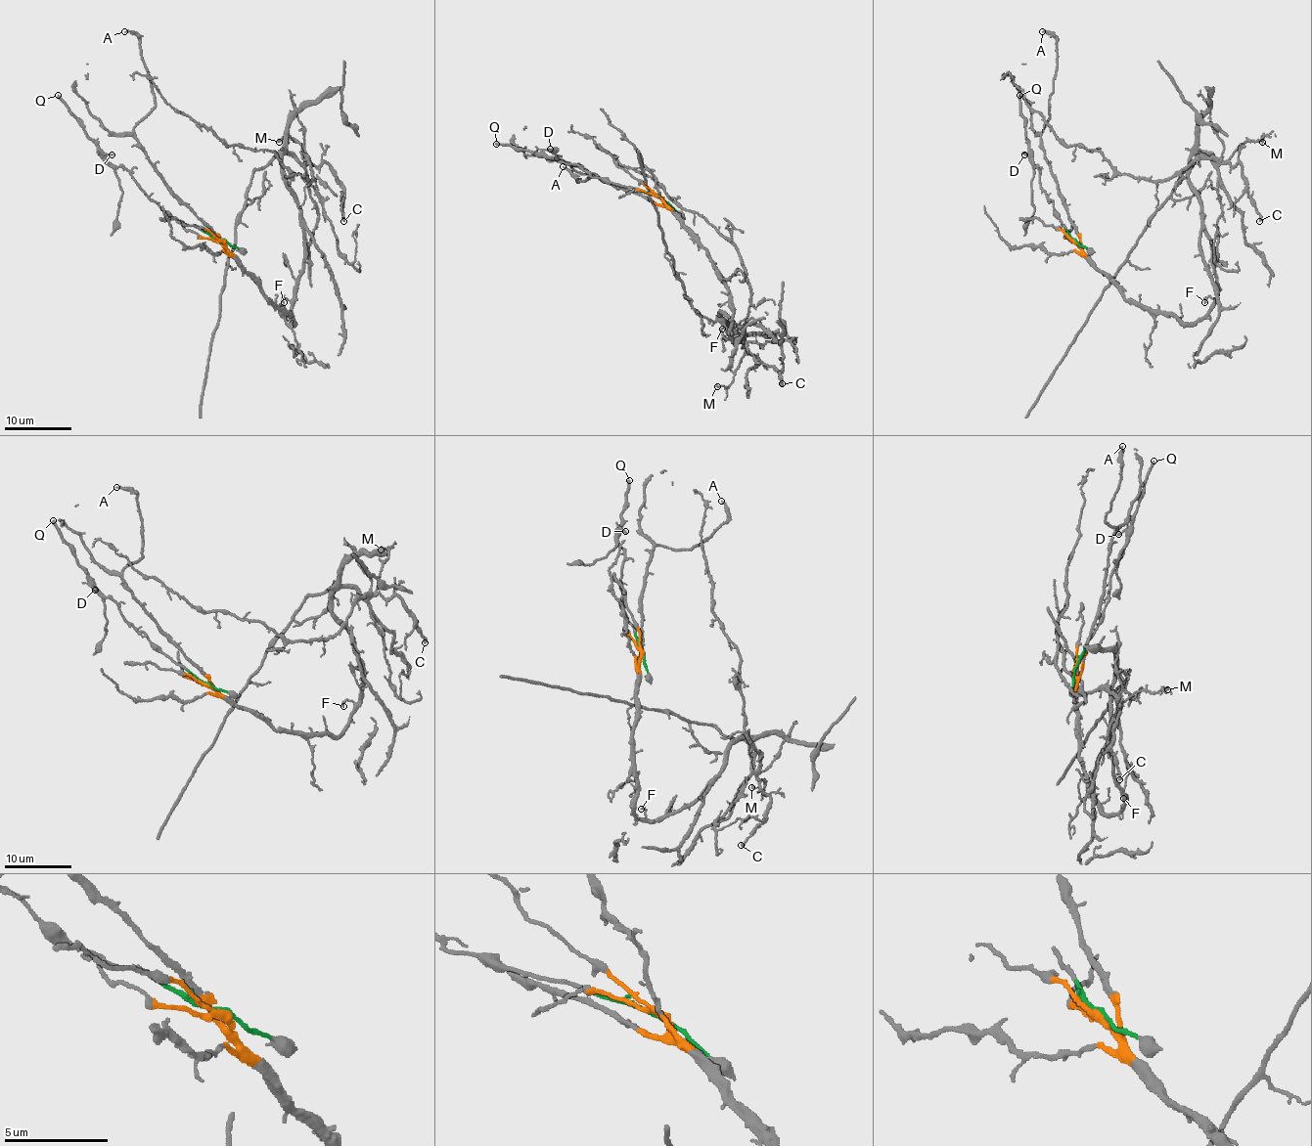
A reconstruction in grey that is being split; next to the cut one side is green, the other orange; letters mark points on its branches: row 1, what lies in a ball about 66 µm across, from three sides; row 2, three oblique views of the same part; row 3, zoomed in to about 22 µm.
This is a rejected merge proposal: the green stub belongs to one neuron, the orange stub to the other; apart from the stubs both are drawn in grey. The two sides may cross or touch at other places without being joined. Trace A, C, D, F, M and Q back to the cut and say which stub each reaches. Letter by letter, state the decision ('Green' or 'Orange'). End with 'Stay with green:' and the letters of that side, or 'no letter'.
A: Orange
C: Orange
D: Green
F: Orange
M: Orange
Q: Green
Stay with green: D, Q

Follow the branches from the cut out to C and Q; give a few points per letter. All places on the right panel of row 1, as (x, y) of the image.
C: (1072, 240), (1126, 299), (1198, 323), (1217, 279), (1191, 156), (1240, 163), (1260, 221)
Q: (1072, 240), (1054, 202), (1040, 186), (1040, 170), (1035, 167), (1025, 132), (1019, 95)

